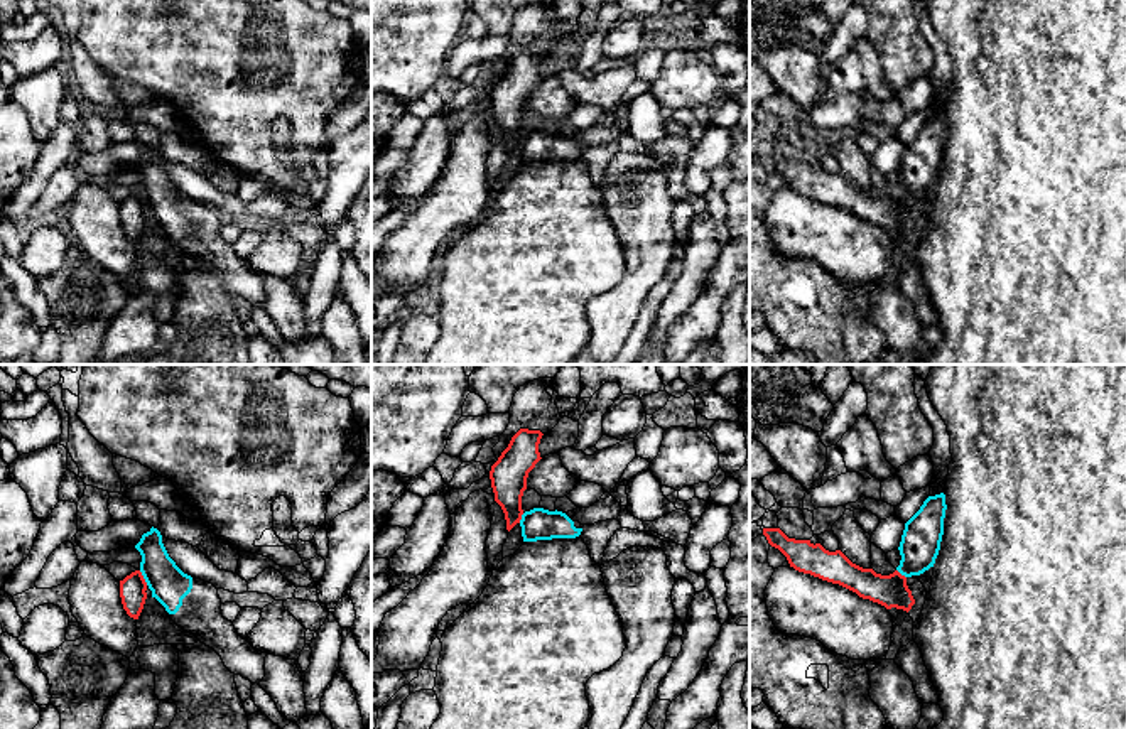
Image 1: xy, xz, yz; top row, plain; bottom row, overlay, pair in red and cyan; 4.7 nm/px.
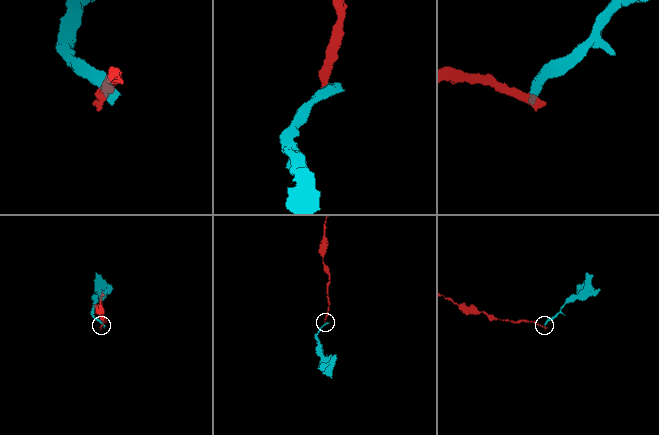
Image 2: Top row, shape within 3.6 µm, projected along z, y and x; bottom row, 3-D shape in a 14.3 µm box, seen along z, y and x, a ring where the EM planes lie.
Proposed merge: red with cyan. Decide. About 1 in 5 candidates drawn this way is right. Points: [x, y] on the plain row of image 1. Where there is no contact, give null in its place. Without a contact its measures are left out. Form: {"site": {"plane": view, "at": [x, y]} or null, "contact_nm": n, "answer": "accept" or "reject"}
{"site": {"plane": "xy", "at": [142, 199]}, "contact_nm": 80, "answer": "reject"}

